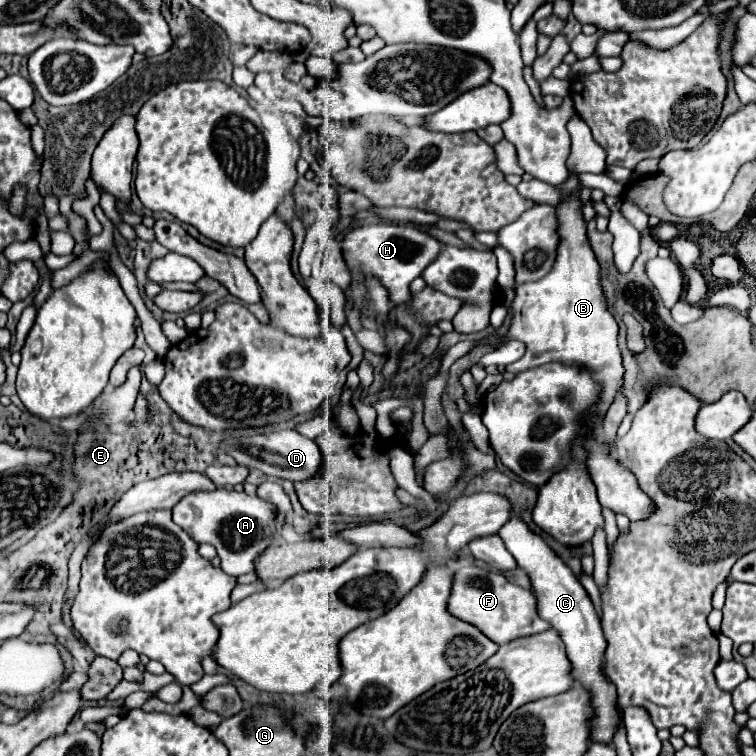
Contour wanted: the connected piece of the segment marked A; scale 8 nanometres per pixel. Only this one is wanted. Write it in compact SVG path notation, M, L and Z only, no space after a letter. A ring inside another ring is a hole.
M226 488L186 494L180 504L172 508L172 520L182 526L182 530L196 544L210 542L224 562L224 572L234 578L252 572L254 560L260 556L260 552L280 538L280 524L274 520L270 504L264 504L264 500L260 500L258 496L248 496L244 492Z

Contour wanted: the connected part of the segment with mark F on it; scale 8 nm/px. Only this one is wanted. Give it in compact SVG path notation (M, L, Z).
M474 564L460 566L452 576L452 594L448 600L448 612L458 620L476 626L496 644L506 644L510 640L532 636L548 630L548 624L536 616L536 598L530 590L512 584L502 574L496 574Z

